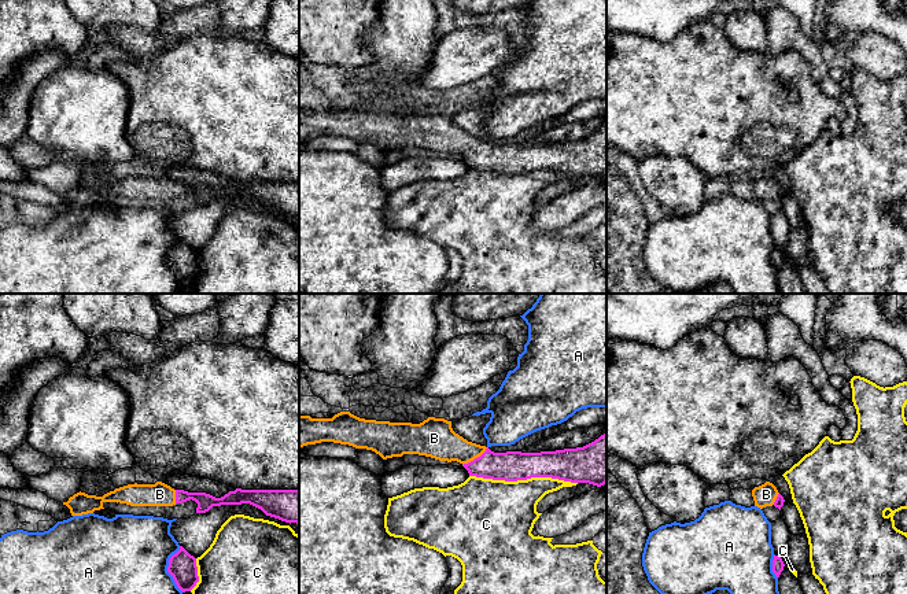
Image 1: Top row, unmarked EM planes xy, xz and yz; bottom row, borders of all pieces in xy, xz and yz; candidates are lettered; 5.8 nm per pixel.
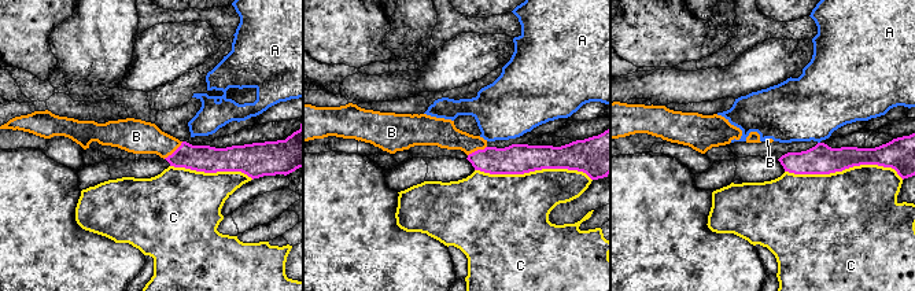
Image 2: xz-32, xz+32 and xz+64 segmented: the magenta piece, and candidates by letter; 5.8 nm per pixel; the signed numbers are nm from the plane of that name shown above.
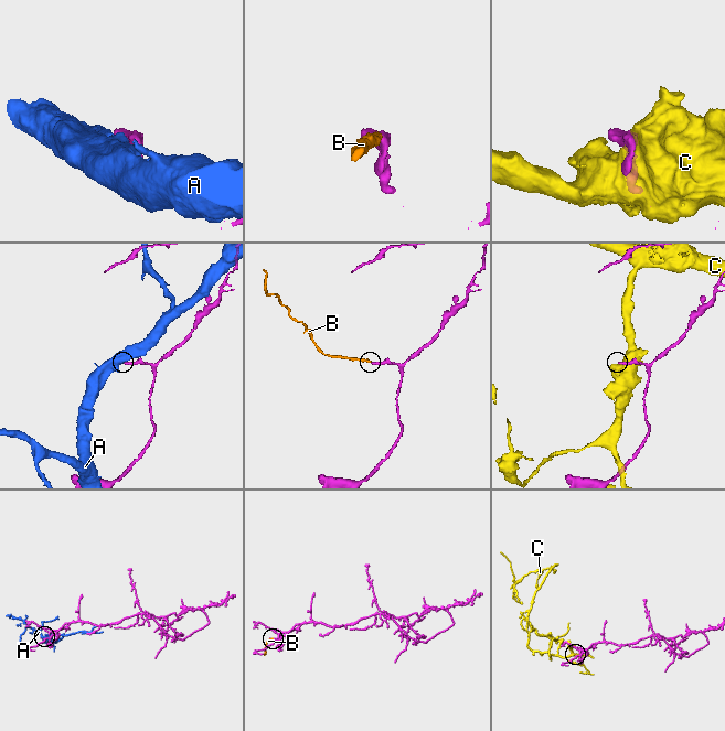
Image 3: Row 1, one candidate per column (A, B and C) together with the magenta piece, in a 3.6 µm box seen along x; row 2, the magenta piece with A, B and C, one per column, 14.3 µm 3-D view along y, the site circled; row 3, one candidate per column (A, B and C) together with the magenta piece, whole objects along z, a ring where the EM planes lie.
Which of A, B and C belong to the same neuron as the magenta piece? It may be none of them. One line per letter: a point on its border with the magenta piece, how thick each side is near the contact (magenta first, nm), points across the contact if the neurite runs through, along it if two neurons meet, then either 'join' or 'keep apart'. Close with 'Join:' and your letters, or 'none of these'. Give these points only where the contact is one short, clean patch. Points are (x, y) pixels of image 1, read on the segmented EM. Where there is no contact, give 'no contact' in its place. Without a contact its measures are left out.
A: meets magenta in xy at (168, 569); 160 nm thick on the magenta side, 460 nm on the other; border along xy (179, 546), (169, 560), (168, 572), (184, 591); keep apart
B: meets magenta in xz at (475, 458); 180 nm thick on the magenta side, 220 nm on the other; runs through xz (512, 465), (489, 465), (475, 458), (438, 441); join
C: meets magenta in xz at (523, 479); 180 nm thick on the magenta side, 400 nm on the other; keep apart
Join: B

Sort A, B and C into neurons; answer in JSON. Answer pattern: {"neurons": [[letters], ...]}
{"neurons": [["A"], ["B"], ["C"]]}

